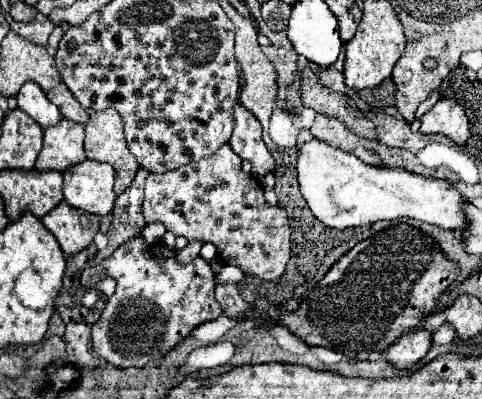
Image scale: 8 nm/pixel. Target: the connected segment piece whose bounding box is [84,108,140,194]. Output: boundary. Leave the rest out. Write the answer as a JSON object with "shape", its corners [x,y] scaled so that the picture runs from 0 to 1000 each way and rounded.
{"shape":[[[183,276],[187,301],[174,316],[178,321],[178,346],[174,346],[174,376],[178,391],[191,401],[224,406],[241,426],[241,456],[237,456],[237,481],[253,486],[261,466],[278,451],[286,431],[286,406],[270,386],[257,346],[257,311],[249,286],[241,276]]]}

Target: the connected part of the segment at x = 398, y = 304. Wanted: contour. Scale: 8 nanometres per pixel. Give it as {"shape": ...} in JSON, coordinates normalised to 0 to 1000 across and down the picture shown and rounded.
{"shape":[[[834,556],[718,632],[647,722],[647,752],[627,757],[618,777],[593,777],[552,747],[531,747],[510,797],[552,822],[589,817],[639,867],[689,872],[722,897],[747,897],[759,877],[797,882],[838,832],[859,827],[905,772],[913,737],[950,687],[954,672],[905,622],[892,586]]]}

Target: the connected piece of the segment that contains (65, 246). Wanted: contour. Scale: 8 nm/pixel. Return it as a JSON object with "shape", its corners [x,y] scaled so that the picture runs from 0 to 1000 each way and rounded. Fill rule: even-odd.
{"shape":[[[133,501],[87,546],[87,561],[116,591],[129,632],[149,642],[174,627],[203,581],[203,541],[149,521]]]}

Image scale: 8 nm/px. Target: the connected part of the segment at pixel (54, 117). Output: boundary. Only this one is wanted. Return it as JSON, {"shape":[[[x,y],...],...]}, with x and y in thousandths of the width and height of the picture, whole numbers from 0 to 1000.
{"shape":[[[54,206],[33,246],[37,246],[37,271],[50,276],[62,296],[71,296],[87,321],[129,301],[124,276],[95,246],[95,236],[75,206]]]}

